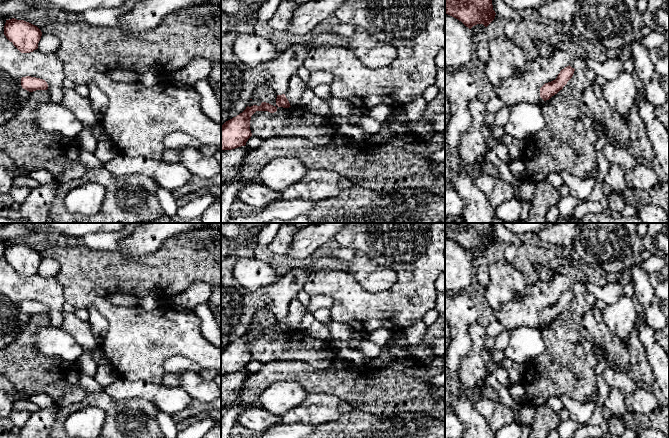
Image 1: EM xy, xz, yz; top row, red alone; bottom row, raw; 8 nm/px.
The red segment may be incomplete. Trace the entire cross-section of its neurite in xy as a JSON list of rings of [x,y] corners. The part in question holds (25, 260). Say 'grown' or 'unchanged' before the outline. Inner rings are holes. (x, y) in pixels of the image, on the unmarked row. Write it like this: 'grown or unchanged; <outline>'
unchanged; [[[12,242],[6,244],[4,259],[21,277],[30,277],[38,273],[42,256],[29,246]]]

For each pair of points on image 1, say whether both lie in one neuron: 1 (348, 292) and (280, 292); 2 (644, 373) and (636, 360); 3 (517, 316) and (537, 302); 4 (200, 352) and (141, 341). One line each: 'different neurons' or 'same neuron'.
1: different neurons
2: same neuron
3: same neuron
4: same neuron

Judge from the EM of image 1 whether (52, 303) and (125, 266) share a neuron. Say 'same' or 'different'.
different

